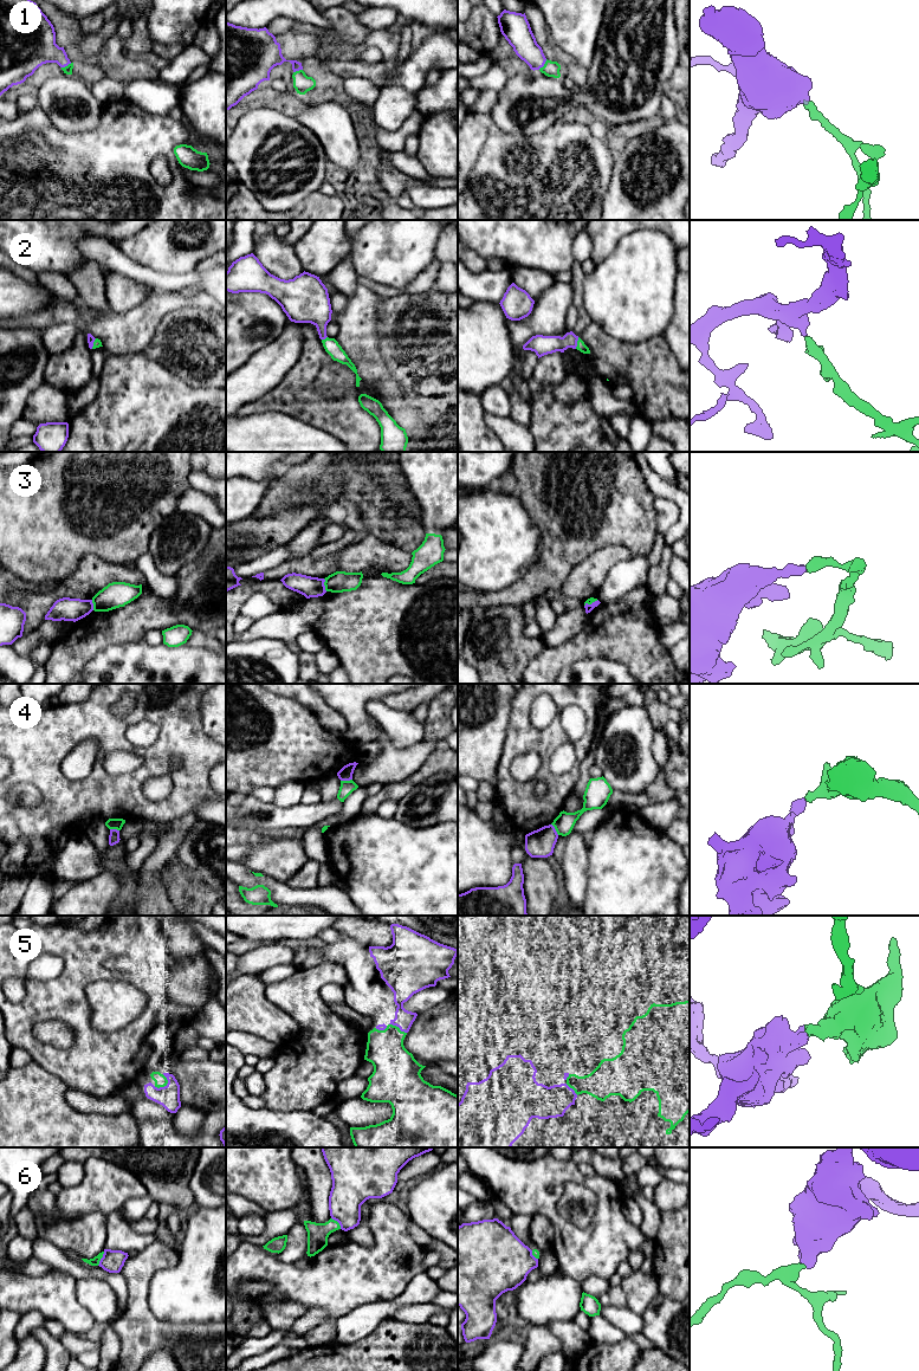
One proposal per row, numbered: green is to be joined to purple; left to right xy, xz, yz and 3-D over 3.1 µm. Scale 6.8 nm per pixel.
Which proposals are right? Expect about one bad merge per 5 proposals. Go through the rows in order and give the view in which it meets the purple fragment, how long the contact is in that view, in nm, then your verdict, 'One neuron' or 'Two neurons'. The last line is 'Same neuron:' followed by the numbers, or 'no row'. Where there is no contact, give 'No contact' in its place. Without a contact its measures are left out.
1: Touches purple in yz. Shared border 90 nm. One neuron
2: Touches purple in yz. Shared border 80 nm. One neuron
3: Touches purple in xz. Shared border 90 nm. Two neurons
4: Touches purple in xz. Shared border 80 nm. Two neurons
5: Touches purple in xy. Shared border 110 nm. One neuron
6: Touches purple in xy. Shared border 110 nm. Two neurons
Same neuron: 1, 2, 5

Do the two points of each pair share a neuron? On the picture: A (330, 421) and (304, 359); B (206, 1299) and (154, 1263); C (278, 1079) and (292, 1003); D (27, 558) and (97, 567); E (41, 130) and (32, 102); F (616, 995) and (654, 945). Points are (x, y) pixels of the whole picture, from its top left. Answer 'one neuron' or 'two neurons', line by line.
A: one neuron
B: two neurons
C: one neuron
D: two neurons
E: two neurons
F: one neuron

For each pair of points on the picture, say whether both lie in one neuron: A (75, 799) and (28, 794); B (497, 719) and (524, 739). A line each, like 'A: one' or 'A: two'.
A: two
B: two

